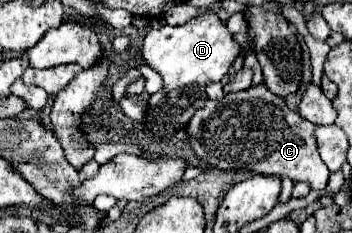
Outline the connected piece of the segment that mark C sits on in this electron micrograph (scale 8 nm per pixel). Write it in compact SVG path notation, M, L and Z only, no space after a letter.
M265 84L243 92L229 92L221 100L207 100L203 108L199 108L191 122L187 124L189 144L195 154L211 168L219 170L249 170L255 174L277 174L289 176L293 182L307 182L313 190L325 188L329 182L329 168L321 160L317 152L317 144L313 140L313 124L303 120L297 110L289 110L287 102L275 94L271 94Z

